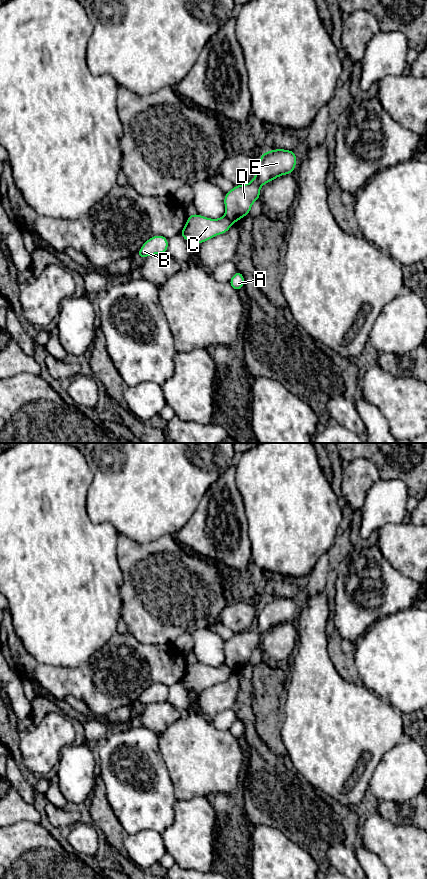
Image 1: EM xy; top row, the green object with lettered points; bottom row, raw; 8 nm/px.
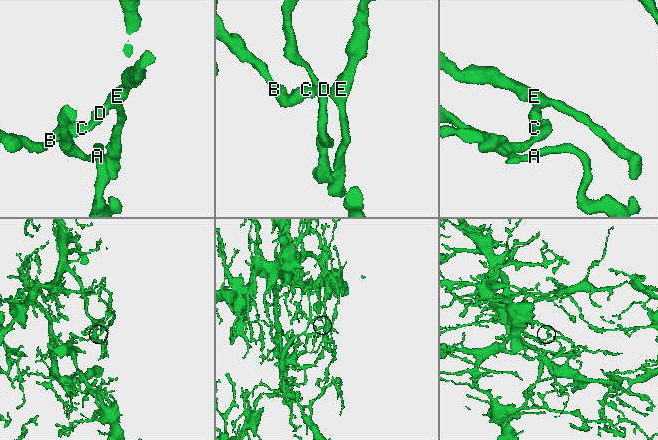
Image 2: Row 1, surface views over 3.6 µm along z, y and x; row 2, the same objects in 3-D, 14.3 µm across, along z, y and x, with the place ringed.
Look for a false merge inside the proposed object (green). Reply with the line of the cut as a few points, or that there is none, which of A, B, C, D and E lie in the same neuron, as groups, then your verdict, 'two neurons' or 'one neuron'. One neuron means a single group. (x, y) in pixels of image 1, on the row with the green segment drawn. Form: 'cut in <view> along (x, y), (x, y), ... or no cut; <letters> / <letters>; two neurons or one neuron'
cut in xy along (224, 215), (233, 222); A D E / B C; two neurons

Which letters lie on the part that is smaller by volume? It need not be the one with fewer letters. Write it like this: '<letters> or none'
B, C

